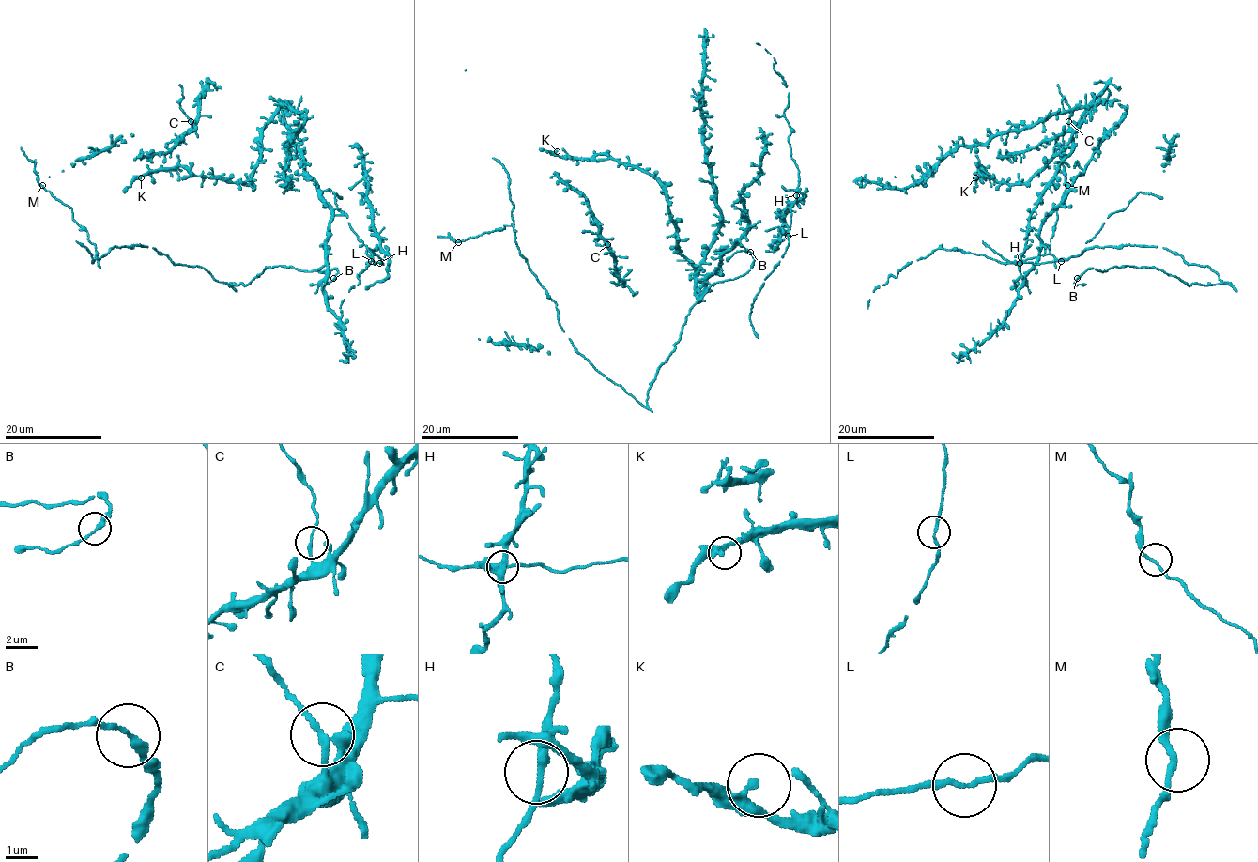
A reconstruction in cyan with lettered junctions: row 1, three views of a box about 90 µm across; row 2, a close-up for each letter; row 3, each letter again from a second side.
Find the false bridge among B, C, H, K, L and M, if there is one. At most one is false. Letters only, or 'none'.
C

